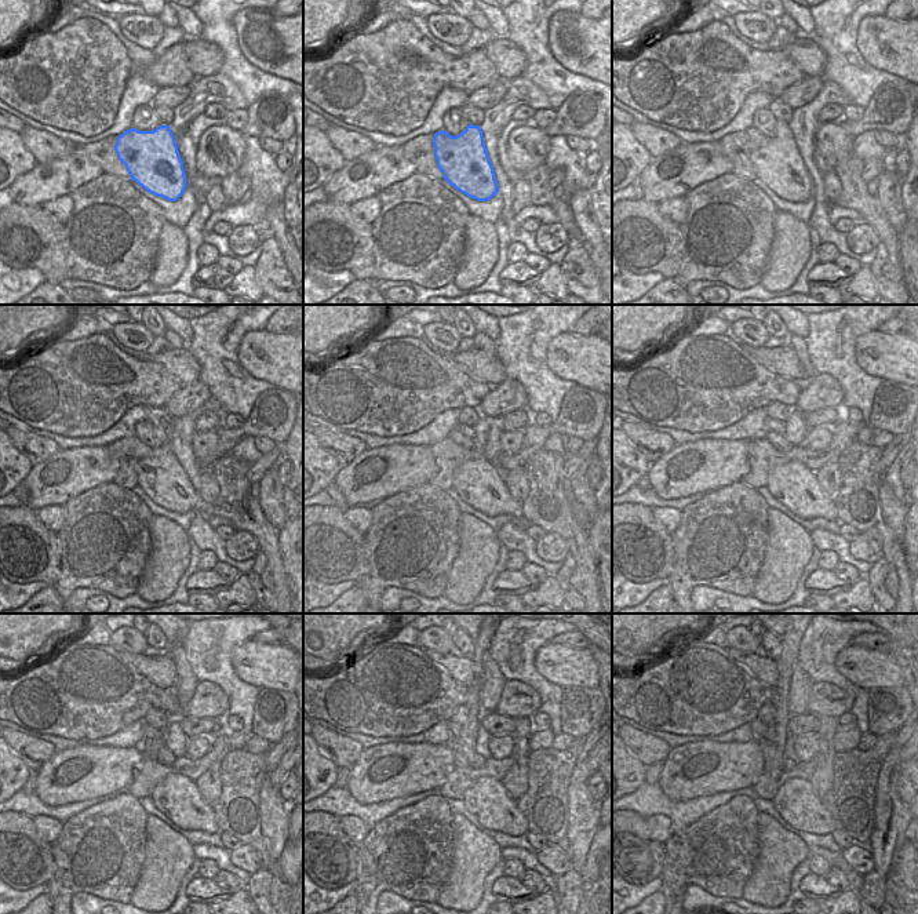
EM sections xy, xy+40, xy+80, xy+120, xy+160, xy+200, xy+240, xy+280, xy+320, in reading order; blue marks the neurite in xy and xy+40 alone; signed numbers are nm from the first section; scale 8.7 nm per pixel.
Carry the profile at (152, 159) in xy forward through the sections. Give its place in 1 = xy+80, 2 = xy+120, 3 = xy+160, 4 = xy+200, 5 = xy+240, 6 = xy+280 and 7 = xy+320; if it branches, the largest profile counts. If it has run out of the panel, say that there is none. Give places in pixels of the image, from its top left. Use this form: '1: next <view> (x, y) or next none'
1: next xy+80 (779, 166)
2: next xy+120 (160, 476)
3: next xy+160 (477, 483)
4: next xy+200 (793, 485)
5: next xy+240 (177, 797)
6: next xy+280 (487, 800)
7: next xy+320 (797, 803)

